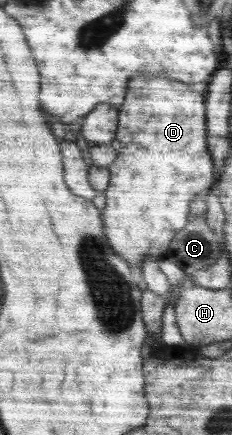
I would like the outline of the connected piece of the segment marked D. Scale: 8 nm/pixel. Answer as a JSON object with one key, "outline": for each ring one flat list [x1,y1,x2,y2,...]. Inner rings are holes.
{"outline":[[137,75,129,82,126,100,118,110,117,138,110,143,116,158,107,166,111,178,104,190,106,205,102,218,106,222,106,236,111,248,131,266,141,268,147,258,158,259,169,255,169,243,187,224,195,194,211,188,213,184,215,176,213,160,208,152,205,105,206,98,197,96,191,84,181,84,169,76]]}

